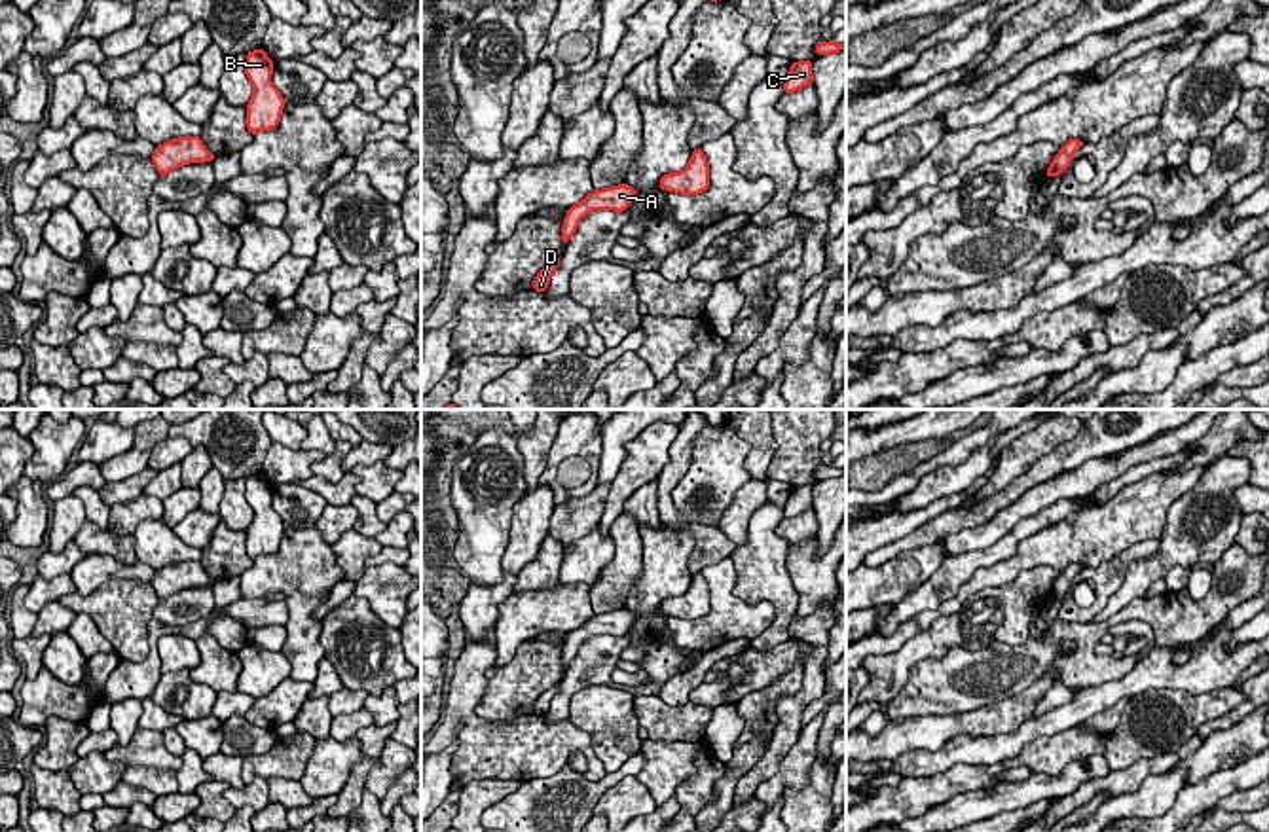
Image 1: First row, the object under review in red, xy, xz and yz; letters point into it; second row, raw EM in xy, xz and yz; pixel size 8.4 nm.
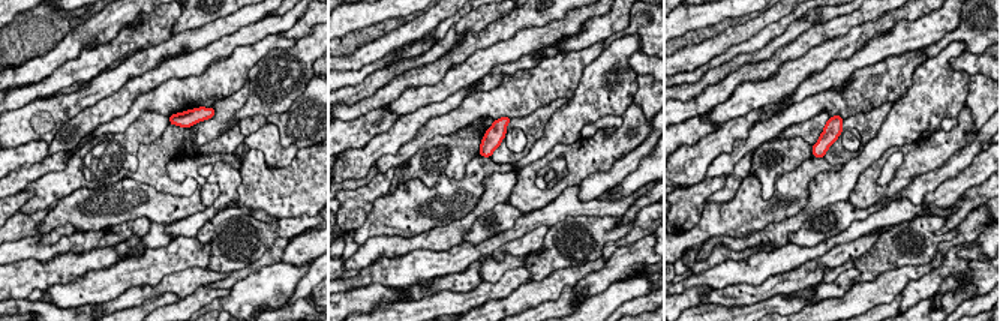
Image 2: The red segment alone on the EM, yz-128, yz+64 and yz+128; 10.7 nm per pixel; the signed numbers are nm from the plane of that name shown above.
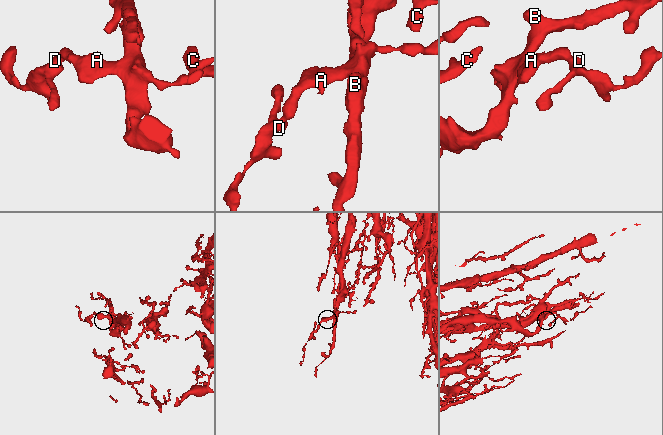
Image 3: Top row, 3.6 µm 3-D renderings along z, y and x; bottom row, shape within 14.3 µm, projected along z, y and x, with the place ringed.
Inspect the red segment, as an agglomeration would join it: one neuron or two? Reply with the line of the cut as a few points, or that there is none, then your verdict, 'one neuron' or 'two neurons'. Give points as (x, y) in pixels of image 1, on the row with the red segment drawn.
no cut | one neuron

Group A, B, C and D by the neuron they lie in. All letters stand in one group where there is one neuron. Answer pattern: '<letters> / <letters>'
A B C D

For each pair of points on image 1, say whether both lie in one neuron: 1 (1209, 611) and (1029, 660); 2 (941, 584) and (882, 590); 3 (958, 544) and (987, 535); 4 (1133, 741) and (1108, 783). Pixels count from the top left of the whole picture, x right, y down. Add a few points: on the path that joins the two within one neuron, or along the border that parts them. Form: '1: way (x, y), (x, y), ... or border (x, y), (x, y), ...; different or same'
1: way (1163, 611), (1131, 611), (1095, 632), (1074, 632); same
2: border (947, 556), (915, 590), (896, 603); different
3: way (966, 541), (979, 539); same
4: border (1158, 753), (1112, 772); different

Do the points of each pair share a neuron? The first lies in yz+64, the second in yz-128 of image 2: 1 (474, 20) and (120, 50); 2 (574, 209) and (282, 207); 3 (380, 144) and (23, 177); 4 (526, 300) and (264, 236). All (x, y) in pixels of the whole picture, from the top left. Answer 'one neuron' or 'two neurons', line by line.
1: one neuron
2: one neuron
3: two neurons
4: two neurons

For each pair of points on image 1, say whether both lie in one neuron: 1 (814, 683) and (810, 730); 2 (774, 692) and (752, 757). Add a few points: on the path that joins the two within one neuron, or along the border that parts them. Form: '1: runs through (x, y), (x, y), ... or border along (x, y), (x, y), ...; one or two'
1: border along (803, 728), (778, 766); two
2: border along (765, 743), (755, 738), (735, 749); two

